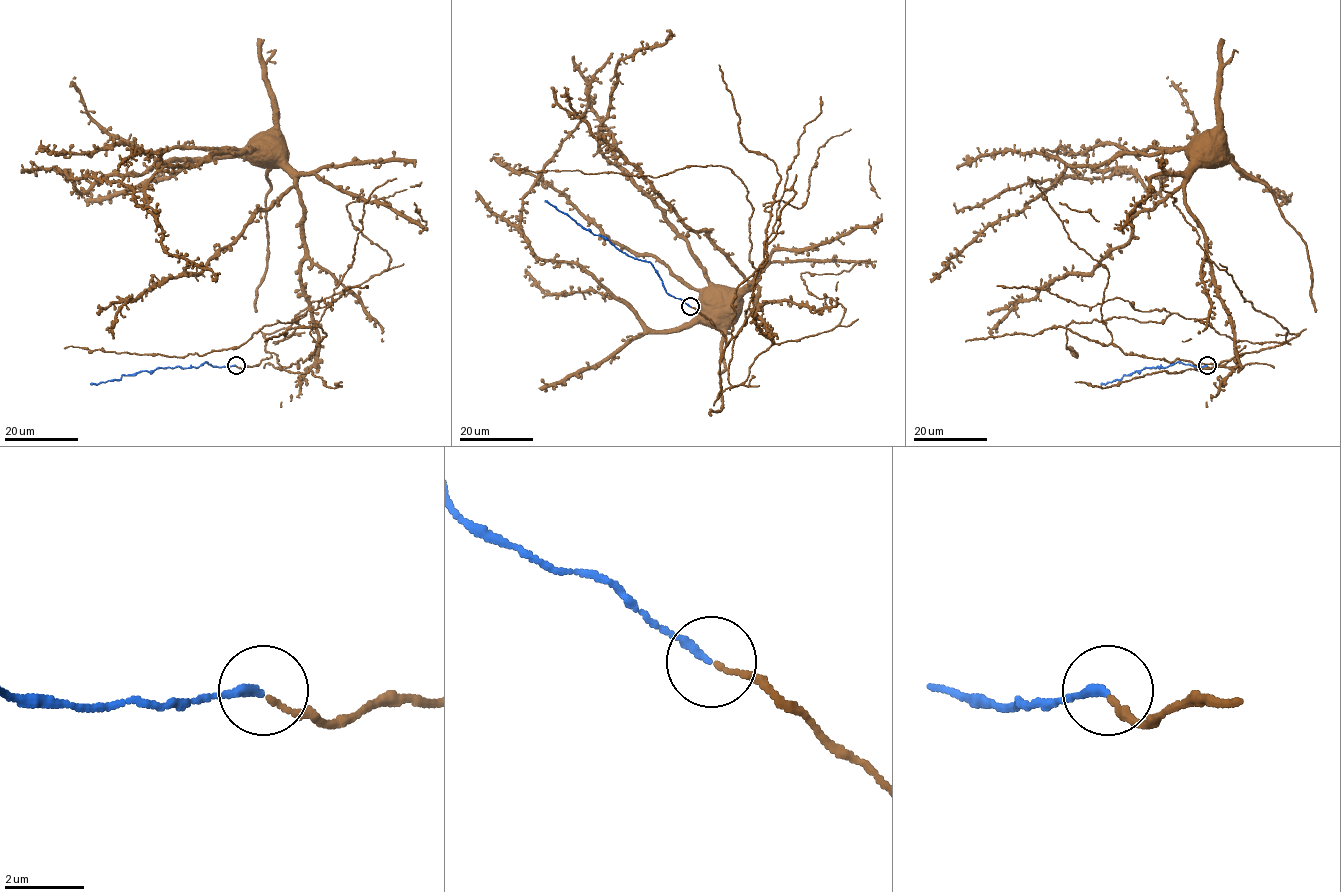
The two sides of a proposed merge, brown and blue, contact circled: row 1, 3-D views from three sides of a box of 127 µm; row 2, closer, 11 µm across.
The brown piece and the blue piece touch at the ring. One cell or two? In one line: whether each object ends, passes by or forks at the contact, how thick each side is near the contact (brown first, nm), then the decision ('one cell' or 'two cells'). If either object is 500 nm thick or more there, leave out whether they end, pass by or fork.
brown ends; blue ends; calibres 130 and 220 nm; one cell

